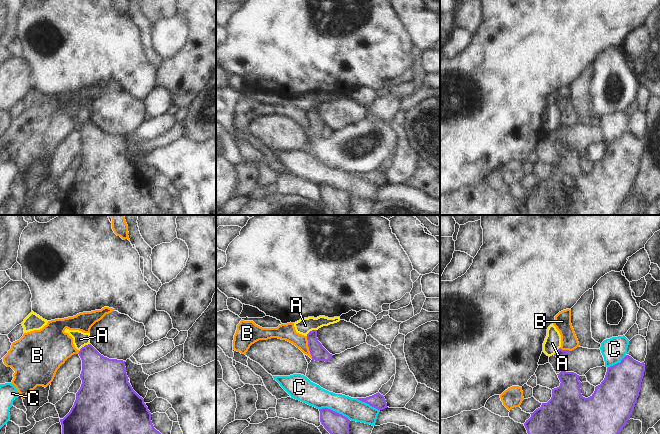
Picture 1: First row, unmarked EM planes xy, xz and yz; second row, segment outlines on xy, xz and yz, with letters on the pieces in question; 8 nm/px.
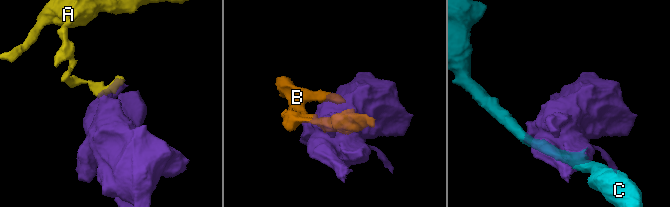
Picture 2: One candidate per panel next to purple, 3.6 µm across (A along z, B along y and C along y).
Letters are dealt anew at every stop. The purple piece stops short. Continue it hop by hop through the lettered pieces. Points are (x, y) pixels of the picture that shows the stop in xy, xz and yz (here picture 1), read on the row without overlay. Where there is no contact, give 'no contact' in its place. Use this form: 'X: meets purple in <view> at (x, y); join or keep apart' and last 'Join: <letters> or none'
A: meets purple in xy at (84, 122); keep apart
B: meets purple in xz at (308, 122); keep apart
C: meets purple in xz at (334, 187); keep apart
Join: none

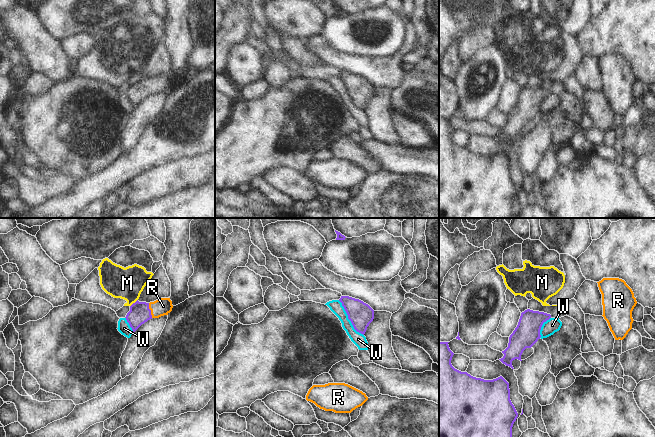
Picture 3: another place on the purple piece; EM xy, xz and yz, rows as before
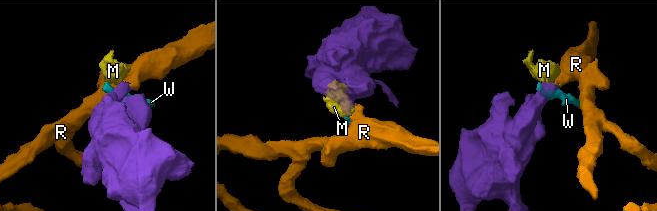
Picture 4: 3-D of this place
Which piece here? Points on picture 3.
M: meets purple in xy at (133, 79); keep apart
R: meets purple in xy at (150, 86); join
W: meets purple in xz at (348, 94); keep apart
Join: R

